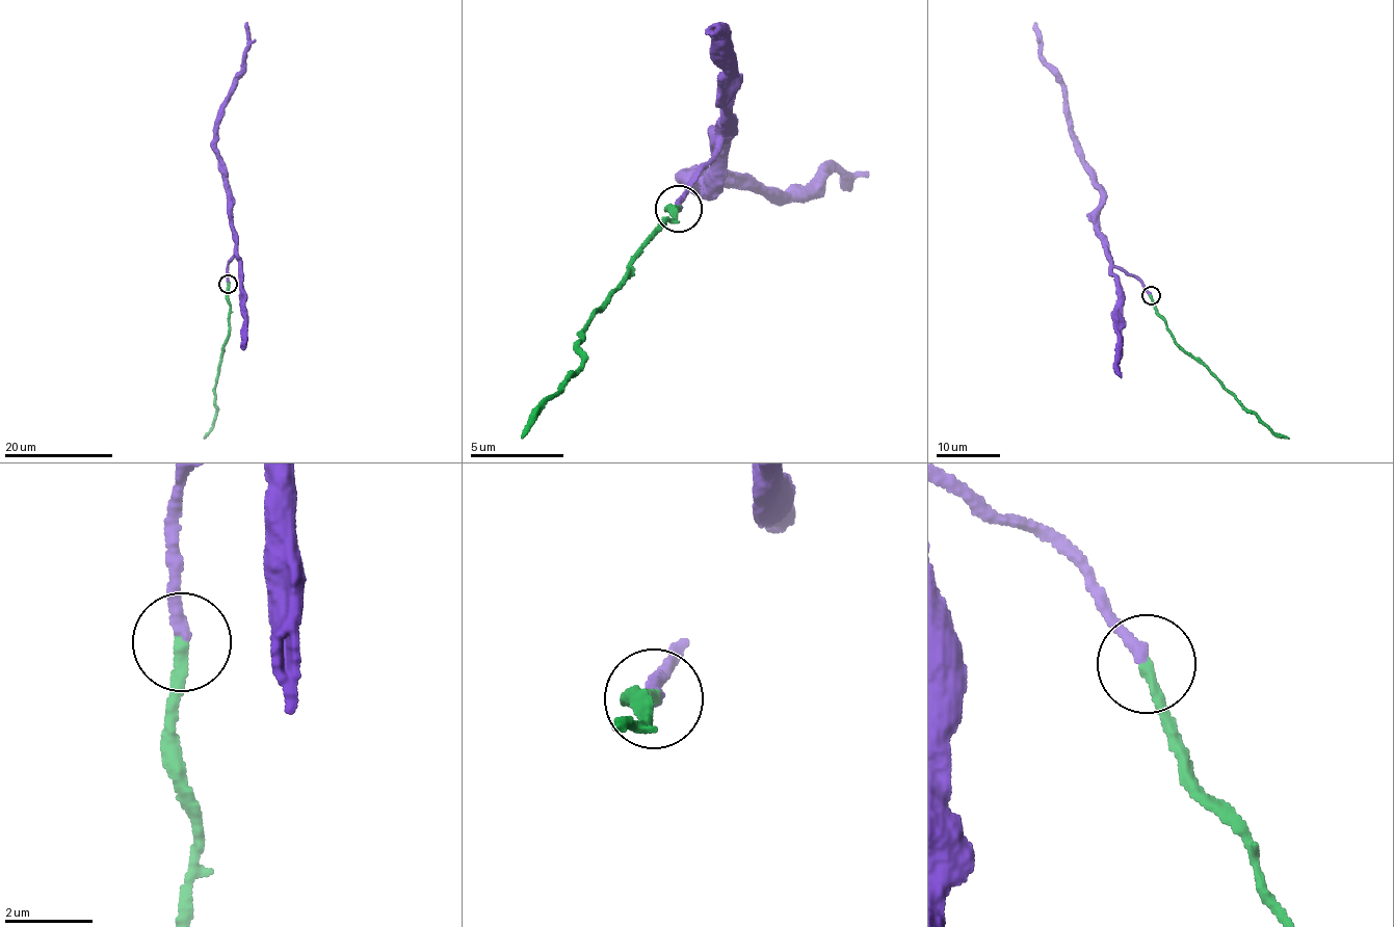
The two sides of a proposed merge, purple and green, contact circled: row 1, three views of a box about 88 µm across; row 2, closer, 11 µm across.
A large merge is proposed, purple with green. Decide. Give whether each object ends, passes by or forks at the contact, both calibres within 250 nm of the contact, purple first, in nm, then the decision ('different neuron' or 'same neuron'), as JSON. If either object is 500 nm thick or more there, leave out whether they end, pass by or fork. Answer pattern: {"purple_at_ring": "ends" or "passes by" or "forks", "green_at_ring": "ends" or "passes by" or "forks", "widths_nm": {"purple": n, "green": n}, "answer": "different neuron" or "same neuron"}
{"purple_at_ring": "ends", "green_at_ring": "ends", "widths_nm": {"purple": 280, "green": 280}, "answer": "same neuron"}

